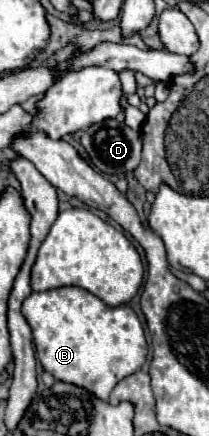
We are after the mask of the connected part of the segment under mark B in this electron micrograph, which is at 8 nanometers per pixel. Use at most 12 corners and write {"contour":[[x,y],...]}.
{"contour":[[32,292],[36,358],[104,402],[148,344],[130,306]]}

